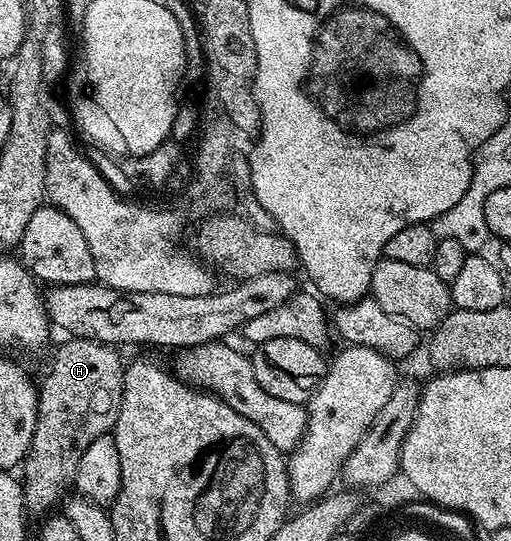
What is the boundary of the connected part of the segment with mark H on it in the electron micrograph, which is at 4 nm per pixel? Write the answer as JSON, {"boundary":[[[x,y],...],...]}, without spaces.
{"boundary":[[[95,338],[65,339],[67,342],[54,354],[54,363],[50,366],[50,375],[40,382],[38,391],[38,423],[34,429],[34,439],[30,453],[24,459],[26,478],[21,479],[22,495],[26,501],[27,511],[31,515],[53,511],[54,506],[63,501],[67,493],[66,485],[78,477],[80,456],[88,452],[88,444],[100,436],[110,434],[118,419],[118,404],[122,397],[122,380],[124,361],[117,354],[115,347],[108,342],[98,342]]]}

